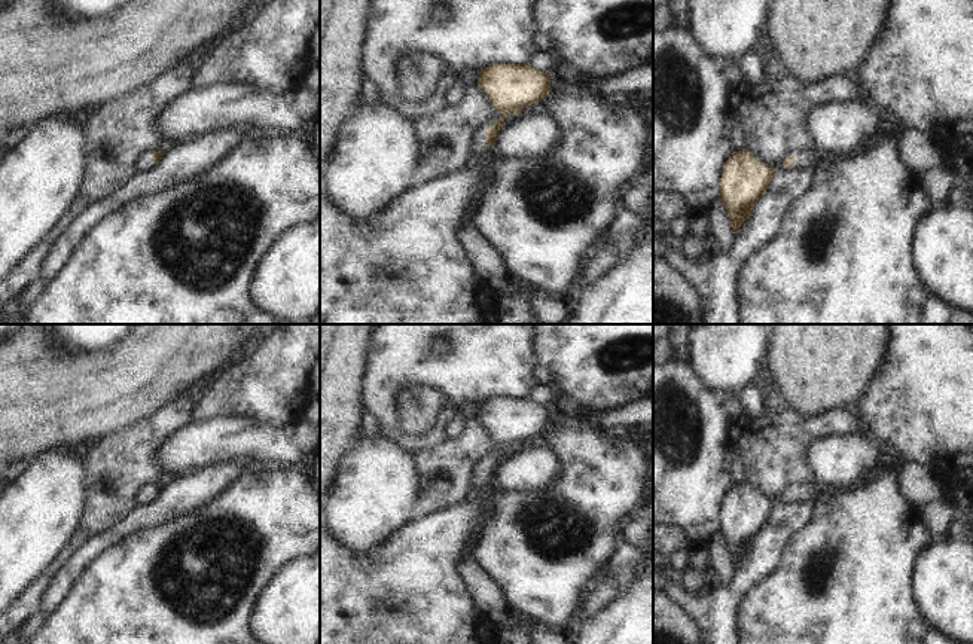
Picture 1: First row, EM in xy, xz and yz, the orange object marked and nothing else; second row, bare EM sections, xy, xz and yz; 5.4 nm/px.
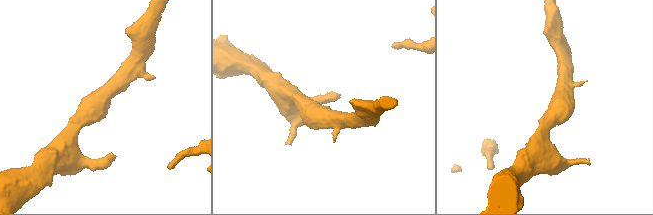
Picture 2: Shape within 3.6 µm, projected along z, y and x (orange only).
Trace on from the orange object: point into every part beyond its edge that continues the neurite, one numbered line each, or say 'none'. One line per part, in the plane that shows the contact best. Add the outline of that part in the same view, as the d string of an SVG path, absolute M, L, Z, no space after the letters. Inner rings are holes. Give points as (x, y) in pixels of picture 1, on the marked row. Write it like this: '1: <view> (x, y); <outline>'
1: xz (482, 152); M485 132L478 135L478 141L475 146L475 156L470 162L472 170L478 170L479 167L488 164L492 156L492 149L485 141L485 137L486 137Z

